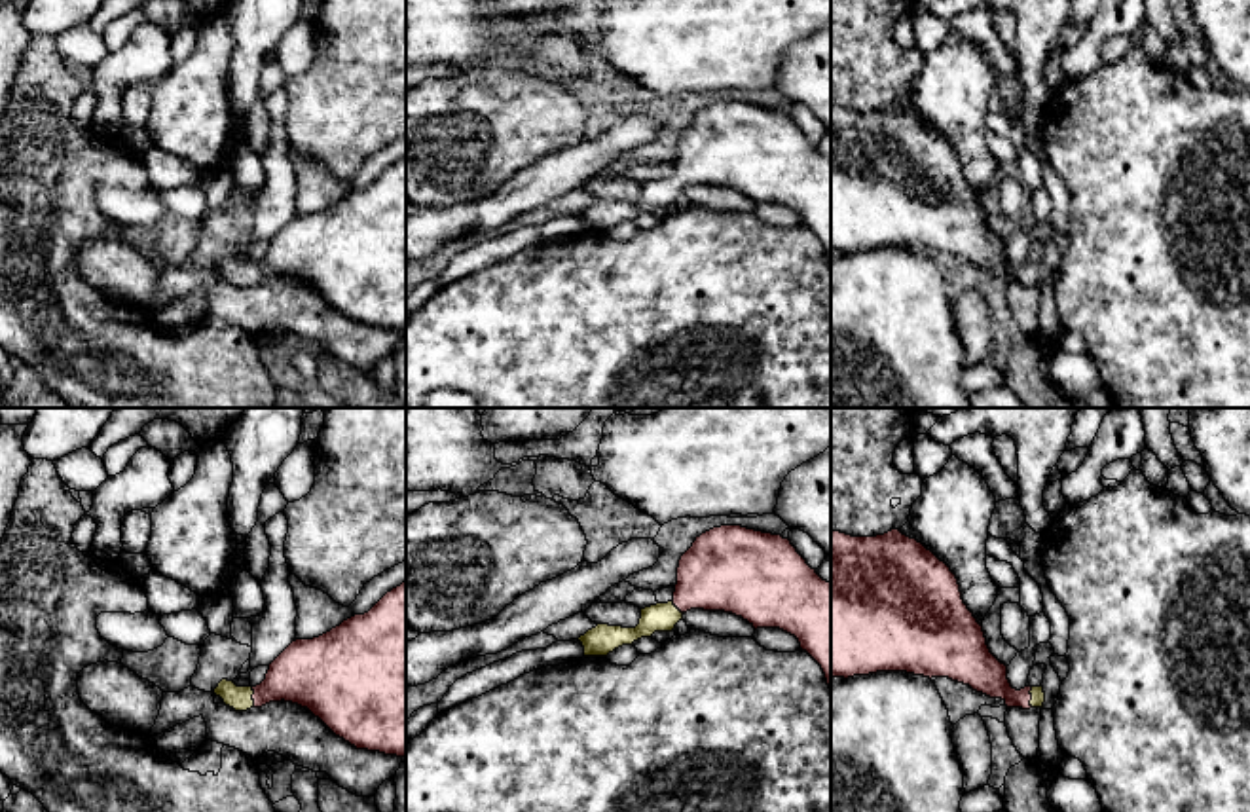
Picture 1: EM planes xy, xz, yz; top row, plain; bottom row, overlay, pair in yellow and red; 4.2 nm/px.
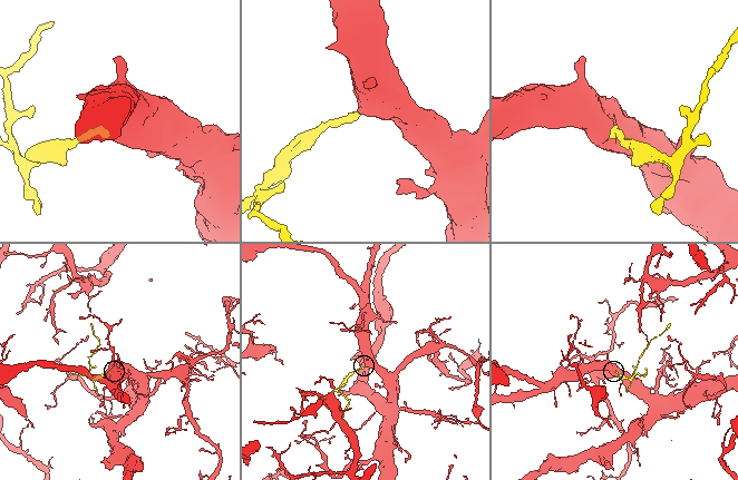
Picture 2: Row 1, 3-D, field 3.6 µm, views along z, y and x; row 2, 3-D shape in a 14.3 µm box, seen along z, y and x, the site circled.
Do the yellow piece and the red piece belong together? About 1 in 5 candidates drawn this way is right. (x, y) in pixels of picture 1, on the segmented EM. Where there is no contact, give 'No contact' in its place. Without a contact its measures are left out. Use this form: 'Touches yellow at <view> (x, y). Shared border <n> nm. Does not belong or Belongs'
Touches yellow at xy (251, 697). Shared border 90 nm. Belongs

